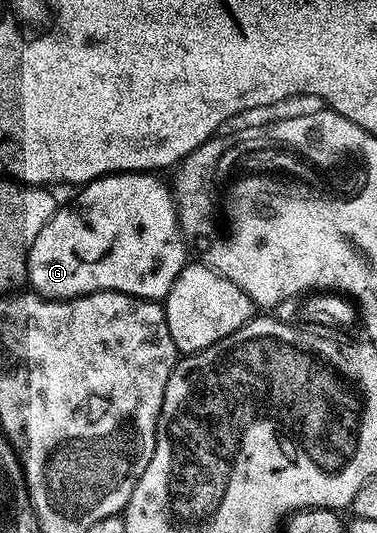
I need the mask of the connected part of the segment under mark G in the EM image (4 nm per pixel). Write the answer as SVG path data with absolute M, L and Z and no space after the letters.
M131 171L102 175L84 184L73 203L58 206L47 225L39 229L27 257L27 283L32 290L54 301L75 299L96 291L118 291L140 299L164 300L187 262L174 192L156 174Z

